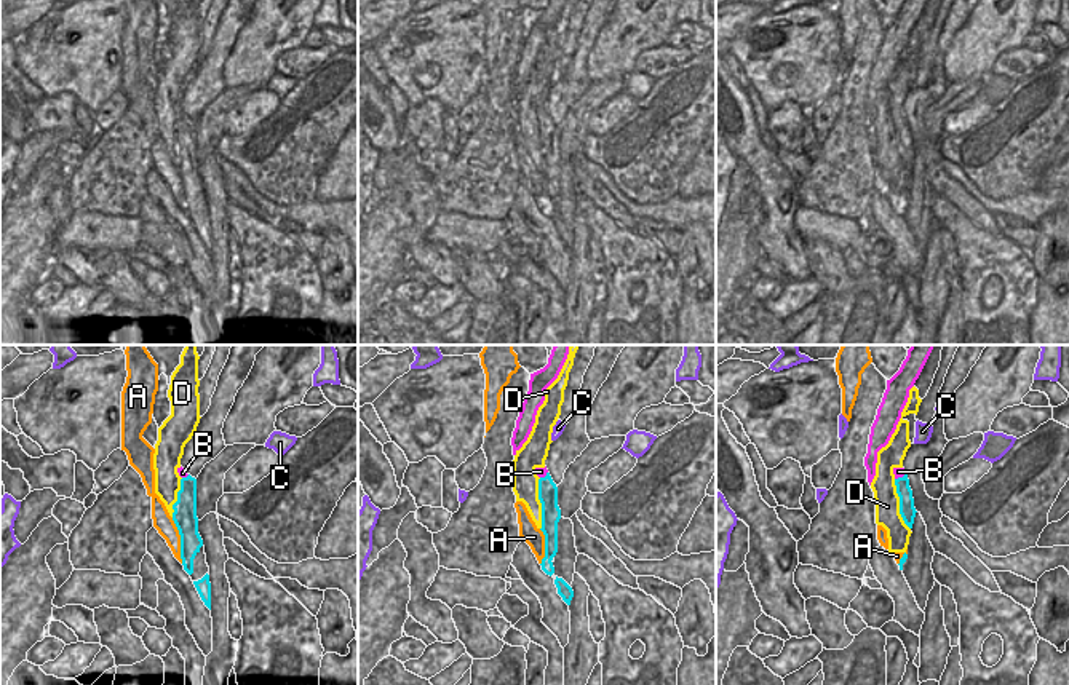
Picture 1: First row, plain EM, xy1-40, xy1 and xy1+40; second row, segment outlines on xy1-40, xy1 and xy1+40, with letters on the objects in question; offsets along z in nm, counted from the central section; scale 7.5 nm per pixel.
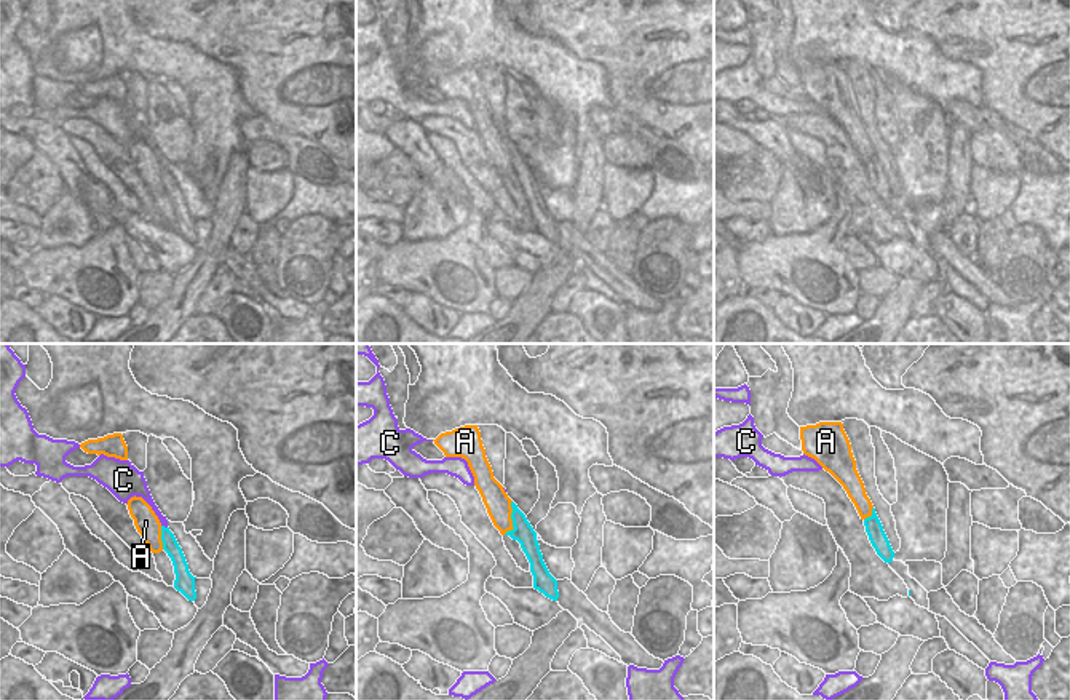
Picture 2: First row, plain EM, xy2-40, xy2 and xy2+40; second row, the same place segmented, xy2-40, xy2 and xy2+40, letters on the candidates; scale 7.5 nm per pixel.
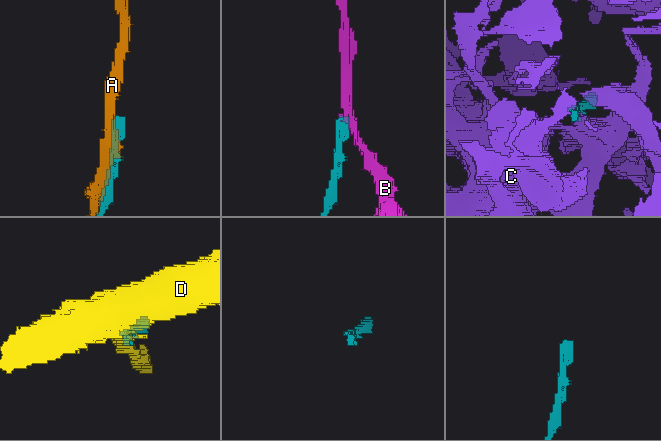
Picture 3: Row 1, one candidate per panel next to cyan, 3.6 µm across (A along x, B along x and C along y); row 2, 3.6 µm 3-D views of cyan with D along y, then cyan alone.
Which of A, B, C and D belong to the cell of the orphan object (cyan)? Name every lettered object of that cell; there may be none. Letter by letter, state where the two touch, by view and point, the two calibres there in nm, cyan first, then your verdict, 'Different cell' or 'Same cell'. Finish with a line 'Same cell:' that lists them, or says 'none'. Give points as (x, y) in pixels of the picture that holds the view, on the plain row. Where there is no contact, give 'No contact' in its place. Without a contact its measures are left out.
A: Touches cyan at xy1-40 (181, 182). Thickness 180 nm (cyan) against 150 nm. Different cell
B: Touches cyan at xy1+40 (900, 120). Thickness 120 nm (cyan) against 70 nm. Different cell
C: Touches cyan at xy2-40 (163, 168). Thickness 120 nm (cyan) against 70 nm. Different cell
D: Touches cyan at xy1 (540, 144). Thickness 140 nm (cyan) against 190 nm. Different cell
Same cell: none

